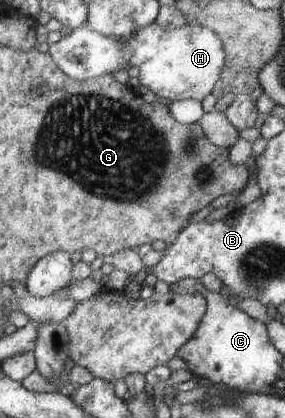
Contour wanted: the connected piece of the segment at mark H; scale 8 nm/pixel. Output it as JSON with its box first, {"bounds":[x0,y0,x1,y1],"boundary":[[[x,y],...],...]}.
{"bounds":[47,22,225,101],"boundary":[[[152,22],[137,29],[126,41],[118,41],[80,24],[70,34],[48,44],[47,53],[66,76],[77,81],[136,66],[139,84],[171,101],[201,101],[211,92],[225,64],[225,49],[219,36],[206,27],[188,23],[175,29],[163,29]]]}

